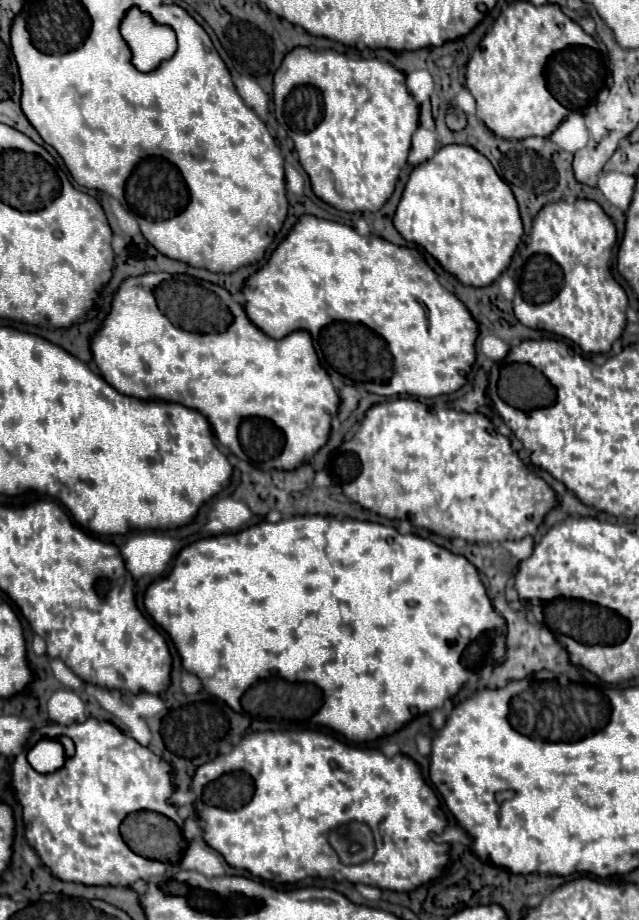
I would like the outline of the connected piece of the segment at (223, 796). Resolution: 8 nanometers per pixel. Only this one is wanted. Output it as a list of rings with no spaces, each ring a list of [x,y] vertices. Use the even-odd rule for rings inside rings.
[[[262,731],[262,733],[250,733],[246,735],[240,745],[234,747],[232,753],[228,755],[220,755],[218,759],[210,761],[210,763],[204,763],[202,767],[196,769],[196,773],[232,773],[232,771],[246,771],[250,773],[250,777],[254,779],[254,787],[250,791],[250,777],[246,773],[240,773],[240,777],[236,775],[222,775],[220,779],[212,781],[210,785],[206,785],[204,789],[204,803],[206,805],[214,805],[214,807],[206,807],[204,811],[198,811],[200,817],[206,821],[206,835],[204,835],[204,841],[216,849],[232,867],[238,867],[238,869],[246,869],[250,871],[252,875],[264,879],[264,881],[270,881],[270,883],[296,883],[304,877],[332,877],[336,881],[342,881],[342,879],[348,879],[352,883],[364,883],[364,885],[378,885],[380,889],[390,889],[390,891],[412,891],[436,877],[440,877],[440,873],[450,867],[452,859],[450,859],[450,845],[448,843],[436,843],[432,839],[432,833],[442,835],[446,825],[448,825],[448,817],[446,813],[442,811],[440,807],[440,801],[436,797],[436,793],[426,785],[424,777],[422,777],[422,771],[418,767],[416,761],[412,761],[408,755],[396,755],[396,757],[386,757],[379,749],[370,749],[363,746],[351,746],[345,743],[340,743],[338,739],[326,735],[326,733],[318,733],[318,731]],[[240,793],[252,793],[252,799],[246,799],[246,801],[240,801],[244,797],[240,797]],[[352,821],[358,821],[358,823],[366,823],[374,835],[374,843],[378,843],[378,849],[374,851],[374,855],[362,863],[352,863],[352,865],[344,865],[338,857],[338,853],[332,849],[330,841],[328,841],[328,835],[332,831],[340,833],[340,835],[346,835],[348,831],[348,825]]]

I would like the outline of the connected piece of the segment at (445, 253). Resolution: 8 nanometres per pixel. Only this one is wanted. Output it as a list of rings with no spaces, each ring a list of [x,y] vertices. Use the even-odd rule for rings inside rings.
[[[468,145],[440,147],[432,159],[414,167],[398,203],[394,227],[406,241],[424,247],[446,271],[456,275],[464,285],[472,287],[488,287],[500,277],[500,273],[510,265],[524,233],[512,189],[500,179],[492,163]]]

